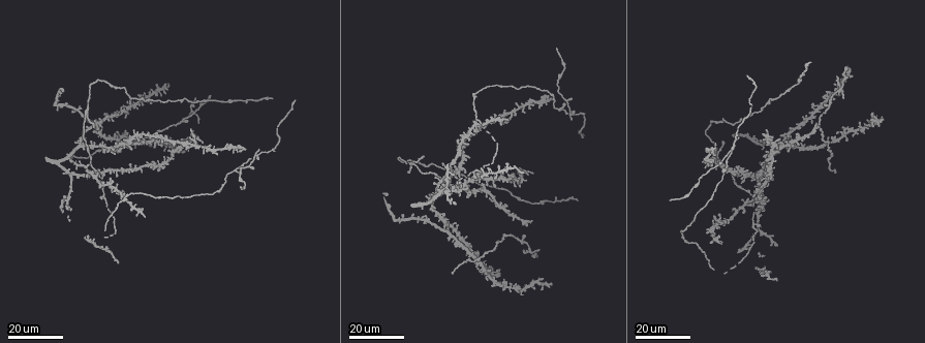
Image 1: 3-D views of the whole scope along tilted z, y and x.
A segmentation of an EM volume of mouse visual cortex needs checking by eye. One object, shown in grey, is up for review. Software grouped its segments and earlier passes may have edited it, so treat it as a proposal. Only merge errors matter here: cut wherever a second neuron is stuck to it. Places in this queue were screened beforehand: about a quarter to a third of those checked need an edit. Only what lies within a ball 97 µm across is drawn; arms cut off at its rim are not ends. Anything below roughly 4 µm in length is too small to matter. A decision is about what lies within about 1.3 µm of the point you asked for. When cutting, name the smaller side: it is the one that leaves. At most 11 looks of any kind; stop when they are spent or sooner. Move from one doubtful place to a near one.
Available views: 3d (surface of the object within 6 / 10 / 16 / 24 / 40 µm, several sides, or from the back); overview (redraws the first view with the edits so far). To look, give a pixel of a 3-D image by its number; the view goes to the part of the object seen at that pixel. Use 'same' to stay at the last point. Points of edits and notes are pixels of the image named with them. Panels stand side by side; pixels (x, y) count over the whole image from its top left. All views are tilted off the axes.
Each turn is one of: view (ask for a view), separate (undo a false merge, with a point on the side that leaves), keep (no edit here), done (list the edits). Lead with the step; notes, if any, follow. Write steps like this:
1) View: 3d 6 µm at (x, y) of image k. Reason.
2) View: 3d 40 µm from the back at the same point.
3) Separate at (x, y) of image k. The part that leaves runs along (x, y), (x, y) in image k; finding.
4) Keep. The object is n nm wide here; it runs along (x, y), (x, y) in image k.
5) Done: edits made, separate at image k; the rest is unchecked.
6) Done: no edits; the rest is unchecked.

View: 3d 16 µm at (445, 233) of image 1.

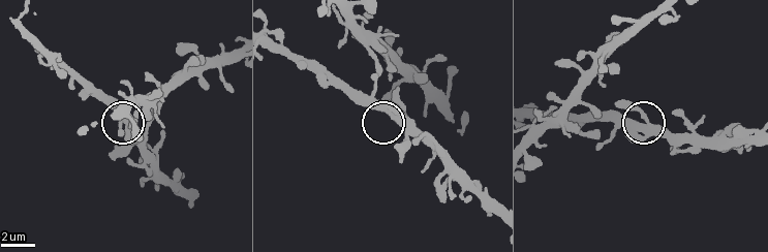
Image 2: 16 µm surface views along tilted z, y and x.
View: 3d 6 µm at (629, 122) of image 2.

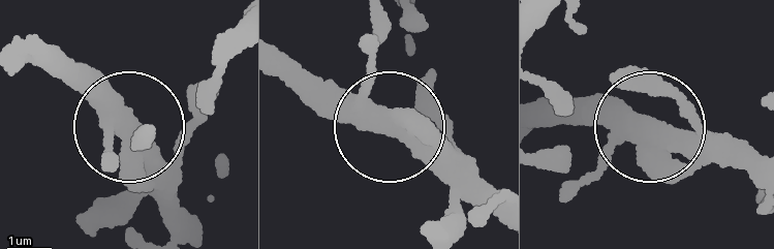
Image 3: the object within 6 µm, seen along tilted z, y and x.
Keep. 3 arms meet here; it runs along (539, 155), (585, 175), (639, 130), (544, 123) in image 3; continuous, no second neuron.

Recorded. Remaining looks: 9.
View: 3d 24 µm at (529, 250) of image 1. Looks like a crossing.

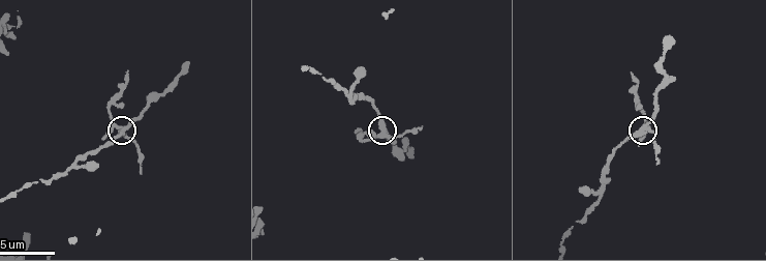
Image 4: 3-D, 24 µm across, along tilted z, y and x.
View: 3d 10 µm at (126, 127) of image 4.

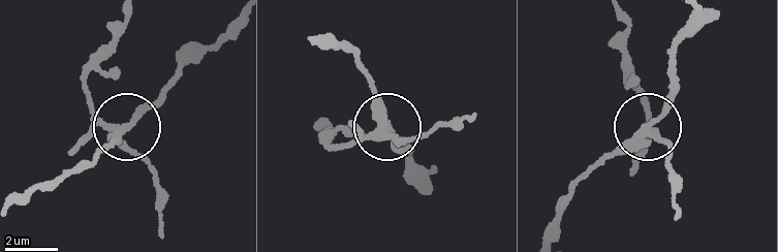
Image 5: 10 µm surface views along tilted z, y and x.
Separate at (91, 101) of image 5. The object is 260 nm wide here; the part that leaves runs along (115, 127), (96, 109), (85, 76), (117, 33), (123, 13) in image 5; a second neuron is stuck on.

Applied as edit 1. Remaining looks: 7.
View: 3d 24 µm at (196, 143) of image 1. Thin arm on a thick one.

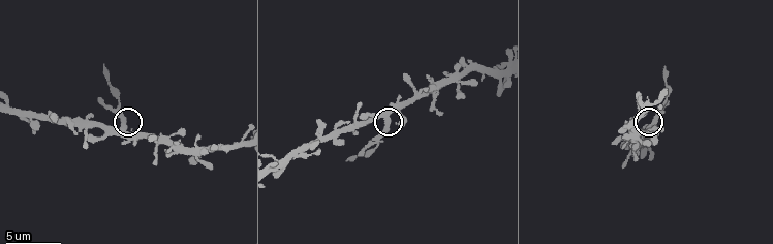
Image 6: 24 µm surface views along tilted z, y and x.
View: 3d 6 µm at (123, 129) of image 6. Closer look.

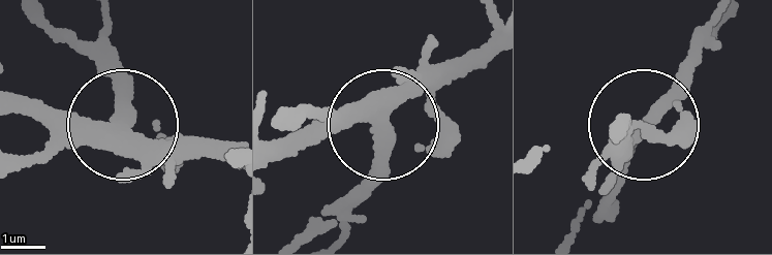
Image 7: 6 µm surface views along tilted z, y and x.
Separate at (127, 92) of image 7. The part that leaves runs along (122, 126), (104, 16) in image 7; two neurons meet here.

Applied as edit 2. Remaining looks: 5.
View: overview. See it whole again.

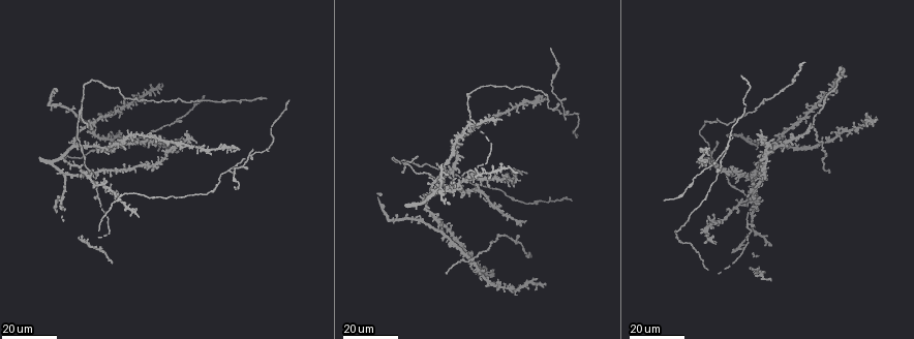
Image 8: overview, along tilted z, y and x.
View: 3d 16 µm at (474, 256) of image 8.

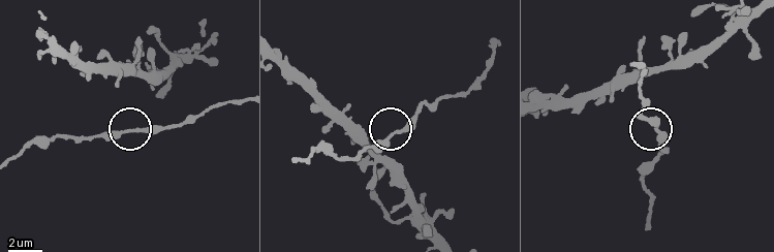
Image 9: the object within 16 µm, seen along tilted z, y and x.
View: 3d 6 µm at (130, 128) of image 9.

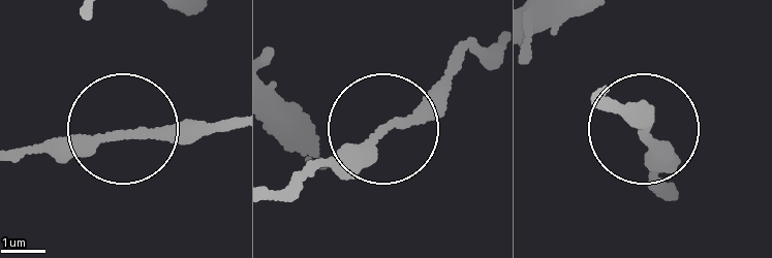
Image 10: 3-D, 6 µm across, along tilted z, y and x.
Keep. The object is 200 nm wide here; one neuron here.

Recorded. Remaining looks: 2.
View: 3d 24 µm at (81, 112) of image 8. Four arms meet.

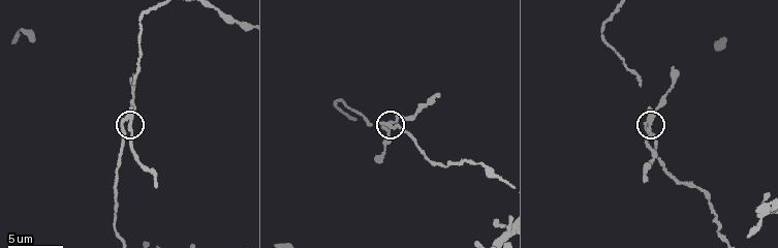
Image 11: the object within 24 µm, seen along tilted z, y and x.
View: 3d 6 µm at (648, 126) of image 11.

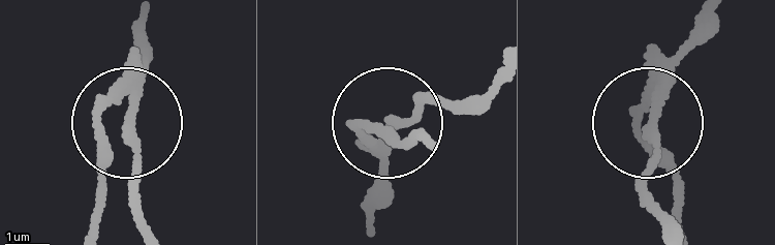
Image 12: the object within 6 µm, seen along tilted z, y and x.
Separate at (152, 48) of image 12. The side arm is 7 µm long; the part that leaves runs along (138, 90), (133, 167), (147, 234) in image 12; two neurons meet here.

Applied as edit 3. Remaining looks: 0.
Done: edits made, separate at image 5, separate at image 7, separate at image 12; the rest is unchecked.

